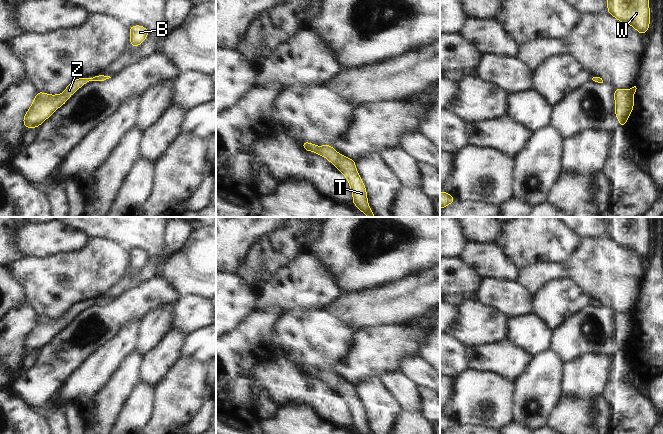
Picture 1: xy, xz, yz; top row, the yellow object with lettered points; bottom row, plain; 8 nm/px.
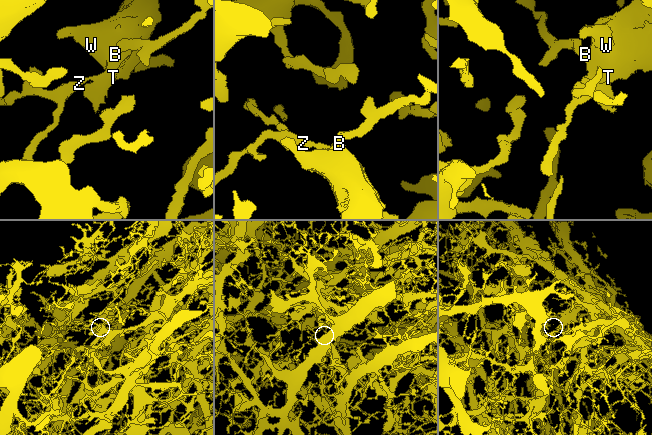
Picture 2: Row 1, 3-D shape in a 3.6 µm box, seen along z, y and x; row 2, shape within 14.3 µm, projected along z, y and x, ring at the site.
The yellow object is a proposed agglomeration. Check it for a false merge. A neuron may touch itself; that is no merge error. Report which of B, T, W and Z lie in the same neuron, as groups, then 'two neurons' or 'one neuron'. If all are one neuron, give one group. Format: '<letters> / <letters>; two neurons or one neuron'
B T W Z; one neuron

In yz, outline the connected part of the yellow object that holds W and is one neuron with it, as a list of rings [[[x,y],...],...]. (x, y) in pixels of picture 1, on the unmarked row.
[[[606,217],[607,236],[620,247],[631,249],[641,259],[648,256],[651,235],[647,217]]]

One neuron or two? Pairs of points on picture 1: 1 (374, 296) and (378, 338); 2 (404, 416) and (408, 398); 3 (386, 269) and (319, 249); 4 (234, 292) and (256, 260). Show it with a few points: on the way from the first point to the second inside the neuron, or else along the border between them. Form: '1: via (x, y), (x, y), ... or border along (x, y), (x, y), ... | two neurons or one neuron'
1: border along (400, 323), (363, 327), (354, 331) | two neurons
2: border along (403, 410), (419, 414) | two neurons
3: via (369, 265), (359, 264), (344, 249), (336, 249) | one neuron
4: border along (233, 272), (247, 285), (255, 290), (259, 290) | two neurons

